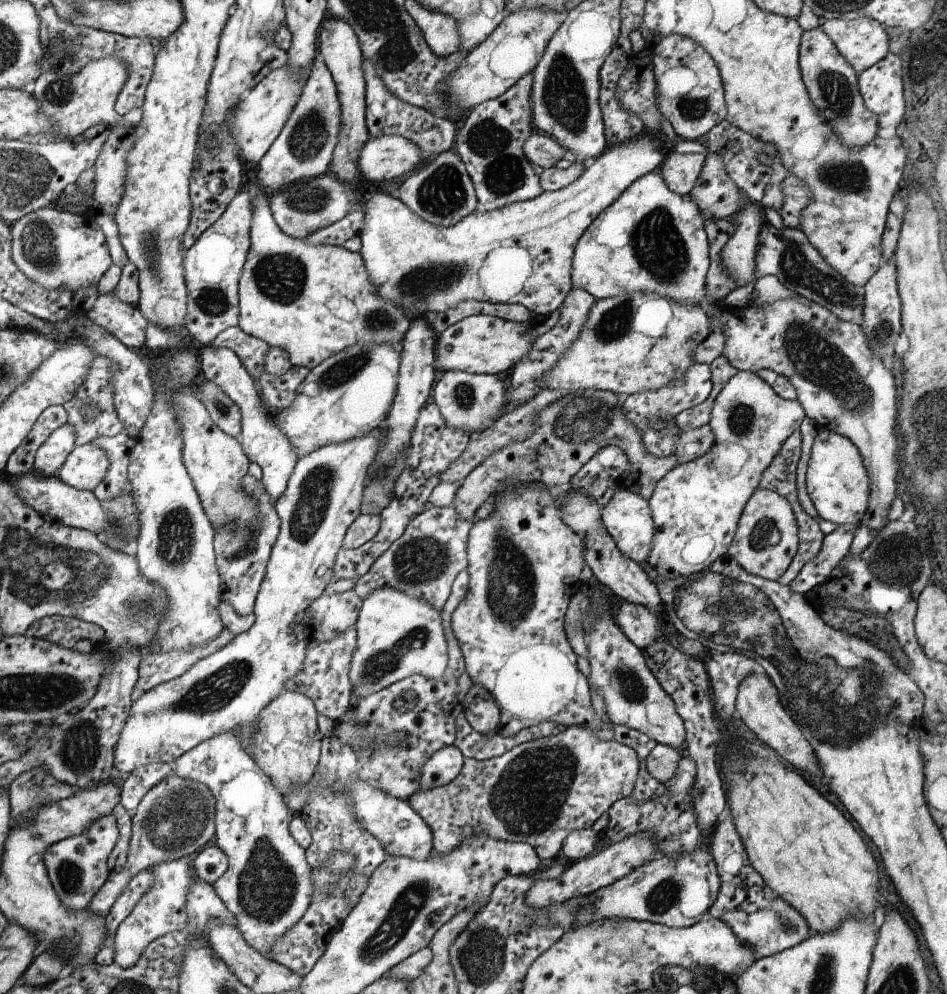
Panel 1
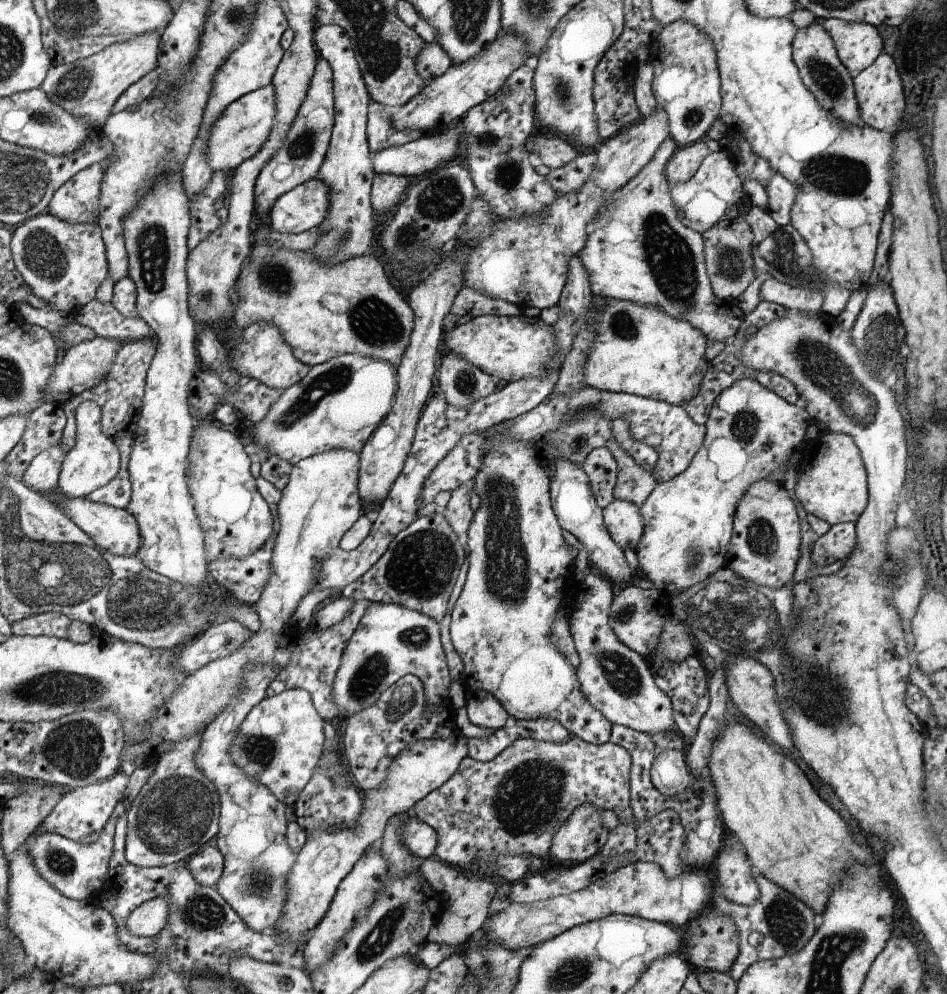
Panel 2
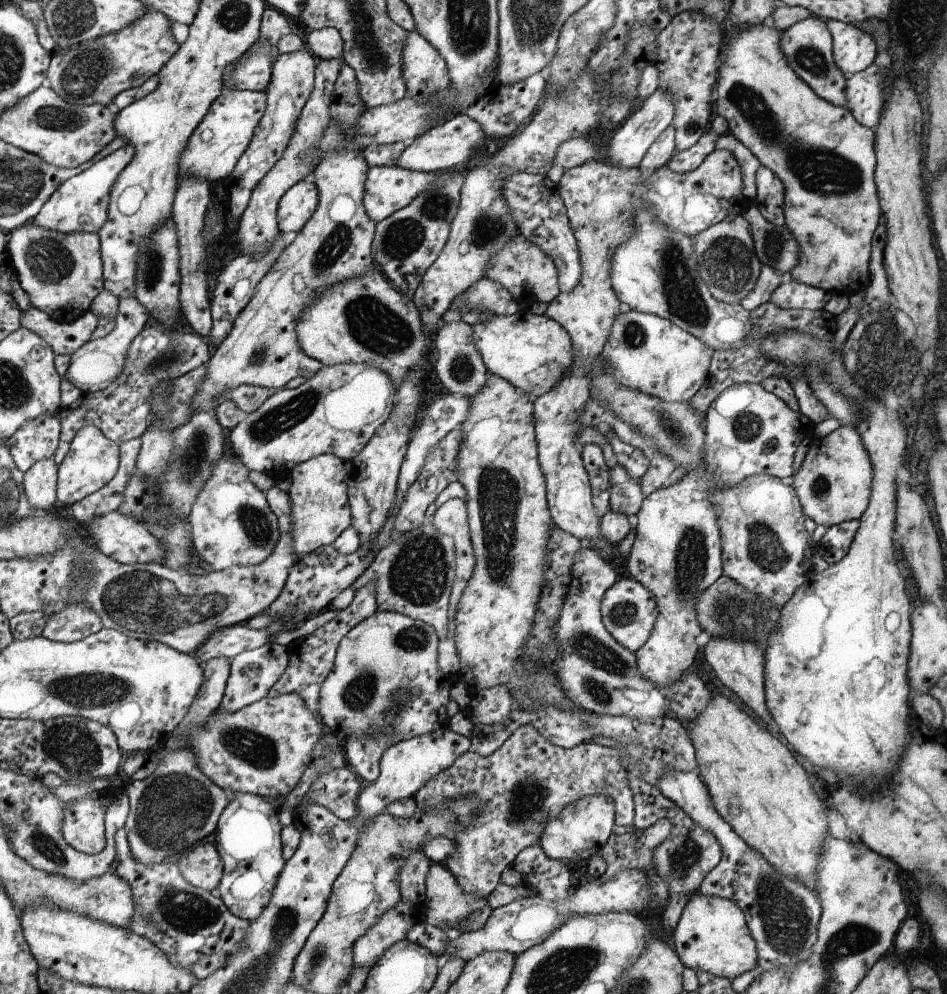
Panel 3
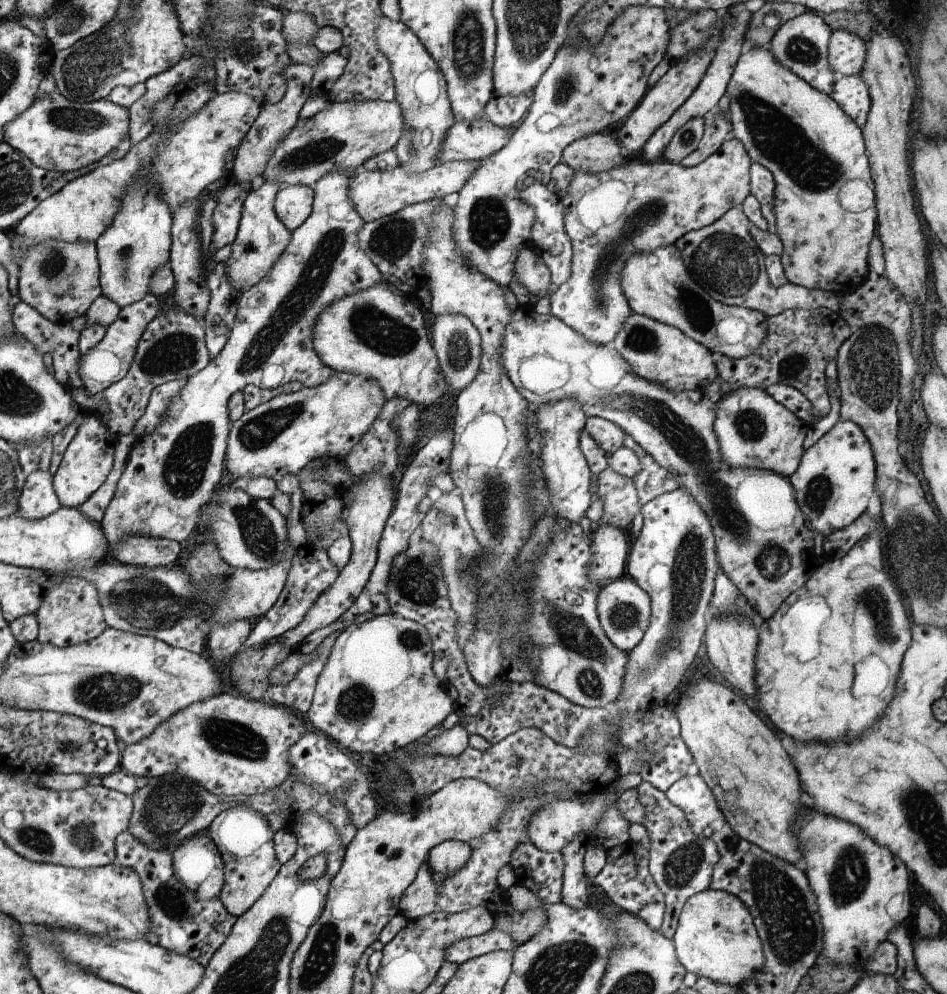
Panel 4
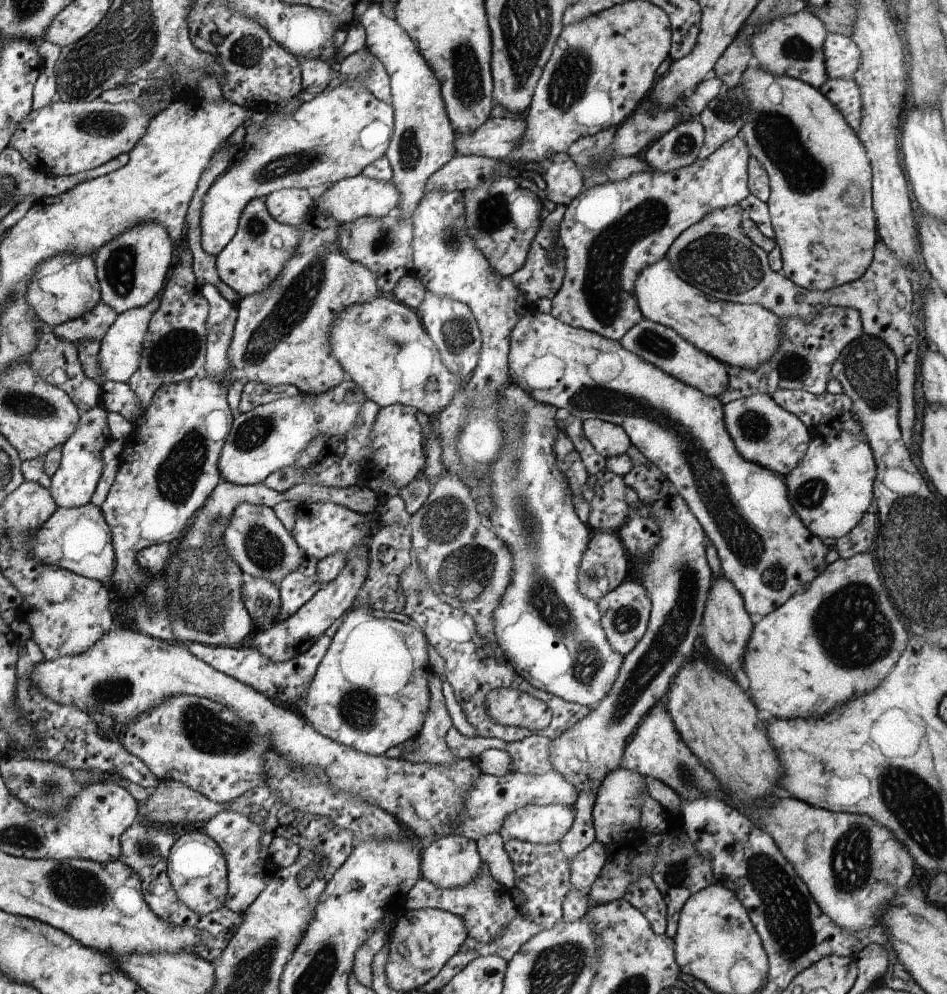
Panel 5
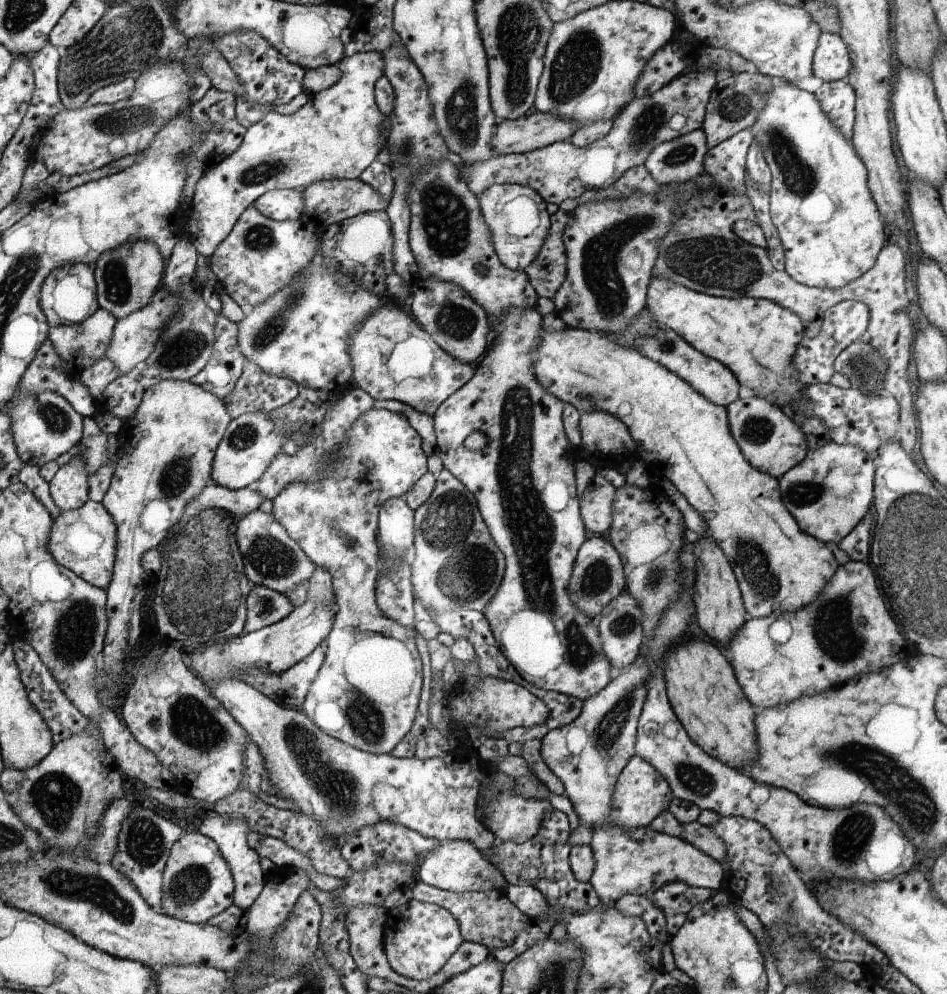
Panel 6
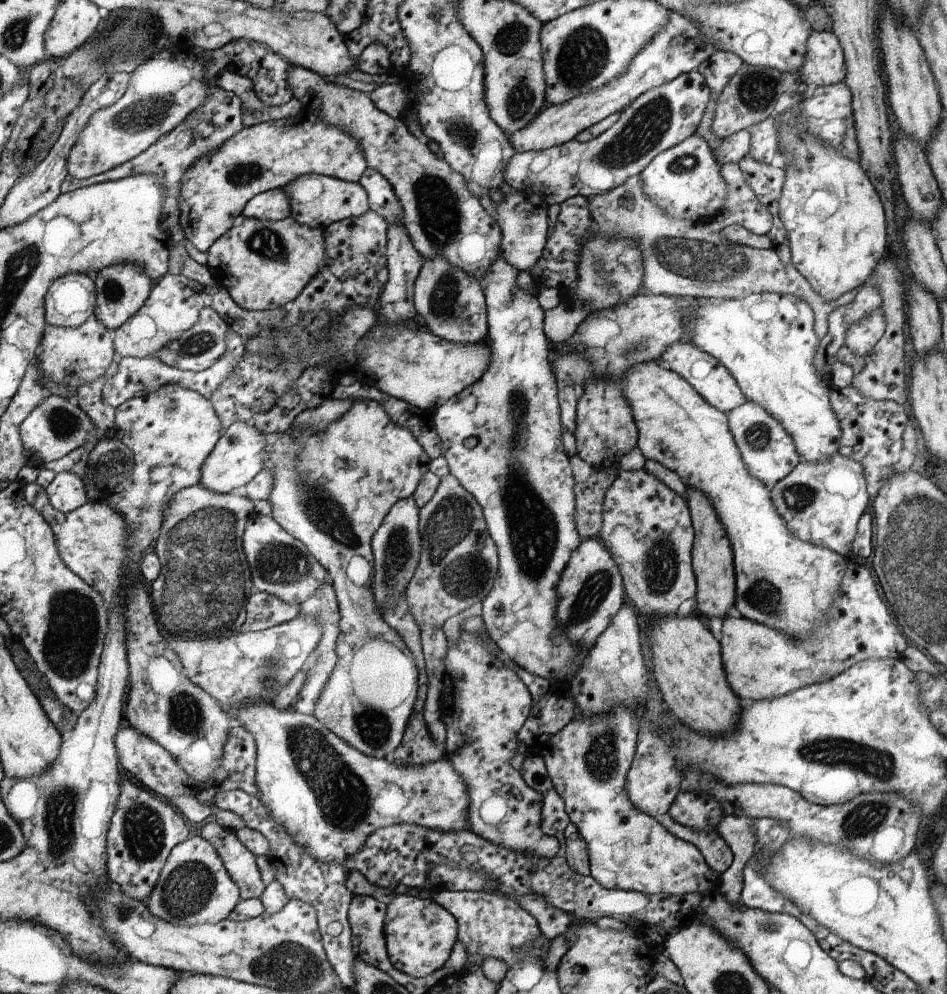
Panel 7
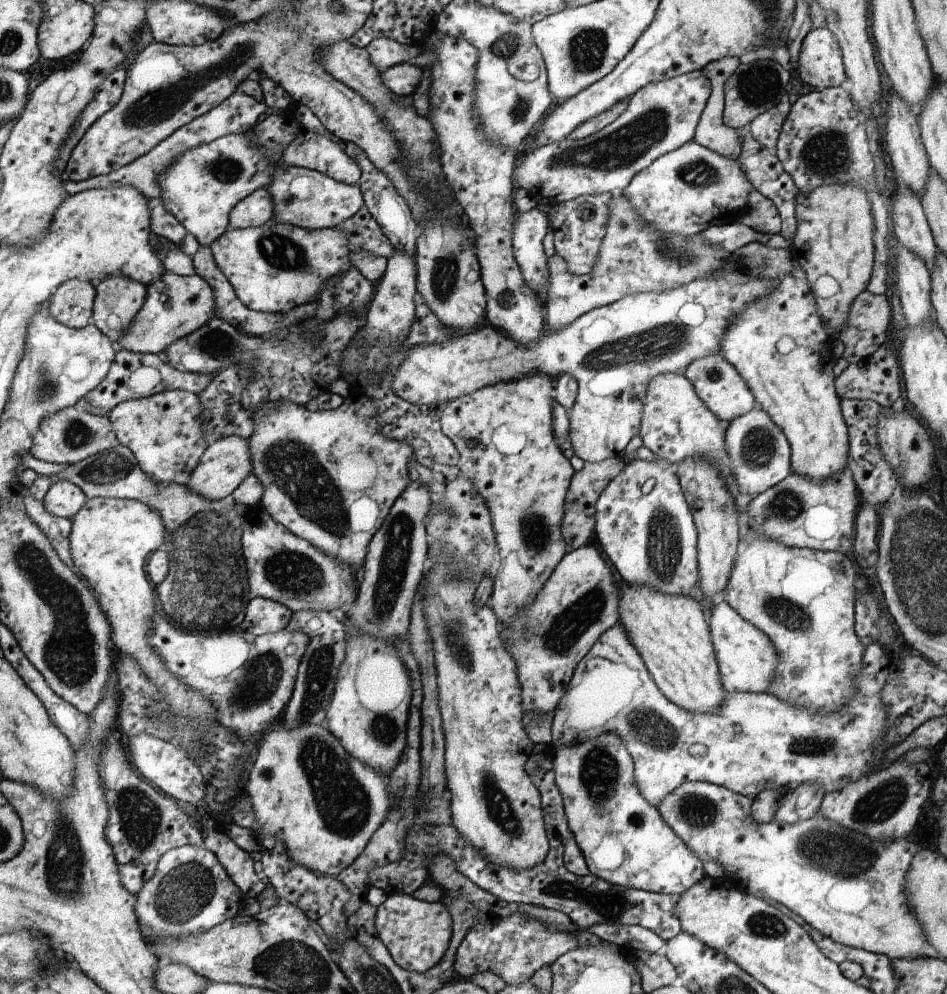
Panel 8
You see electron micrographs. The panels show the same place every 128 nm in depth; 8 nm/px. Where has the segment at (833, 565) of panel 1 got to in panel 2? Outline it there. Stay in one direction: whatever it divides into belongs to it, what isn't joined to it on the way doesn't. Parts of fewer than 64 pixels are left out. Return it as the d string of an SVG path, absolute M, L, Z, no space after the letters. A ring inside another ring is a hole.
M854 522L831 526L828 532L816 539L811 553L812 564L822 568L822 566L830 566L838 560L848 558L857 543L856 532Z

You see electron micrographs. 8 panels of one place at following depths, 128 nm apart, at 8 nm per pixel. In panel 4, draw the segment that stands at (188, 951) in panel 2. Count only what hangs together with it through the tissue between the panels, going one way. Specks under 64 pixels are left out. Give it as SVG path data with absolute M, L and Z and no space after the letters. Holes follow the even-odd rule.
M124 831L116 838L114 862L134 868L134 872L141 878L144 886L142 891L153 920L153 930L146 939L152 944L162 945L162 948L169 949L170 952L190 956L198 964L207 967L209 960L230 935L237 917L224 908L219 898L200 900L196 892L178 882L174 876L171 850L150 848L138 842L138 838L134 838L130 832Z

